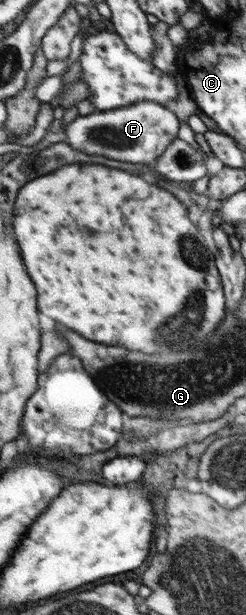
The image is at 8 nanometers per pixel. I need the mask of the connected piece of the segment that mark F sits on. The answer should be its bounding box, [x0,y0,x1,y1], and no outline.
[63,101,179,166]

